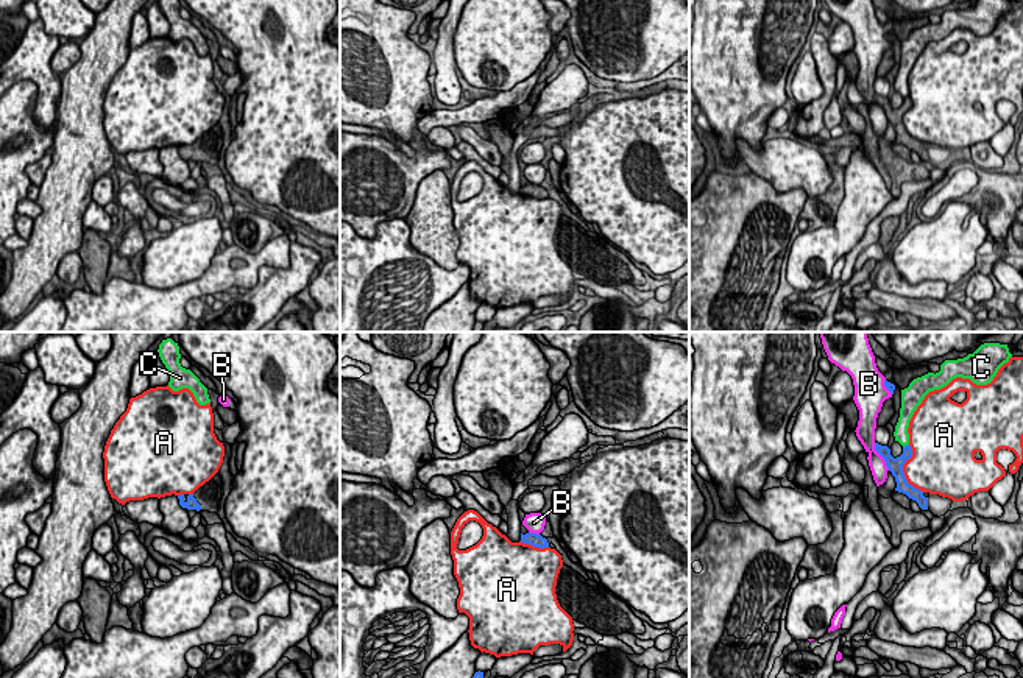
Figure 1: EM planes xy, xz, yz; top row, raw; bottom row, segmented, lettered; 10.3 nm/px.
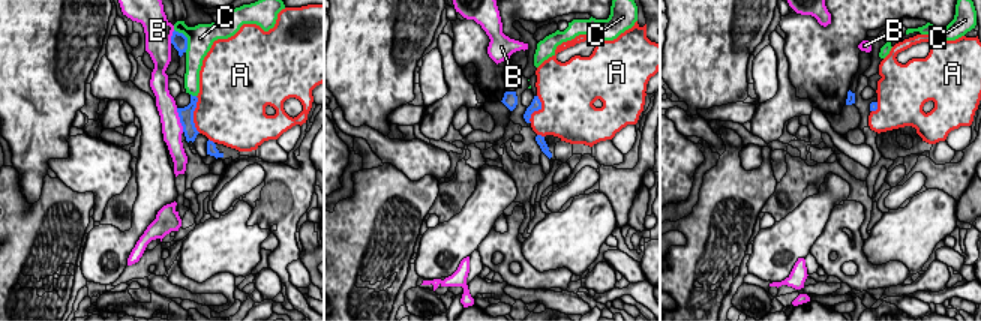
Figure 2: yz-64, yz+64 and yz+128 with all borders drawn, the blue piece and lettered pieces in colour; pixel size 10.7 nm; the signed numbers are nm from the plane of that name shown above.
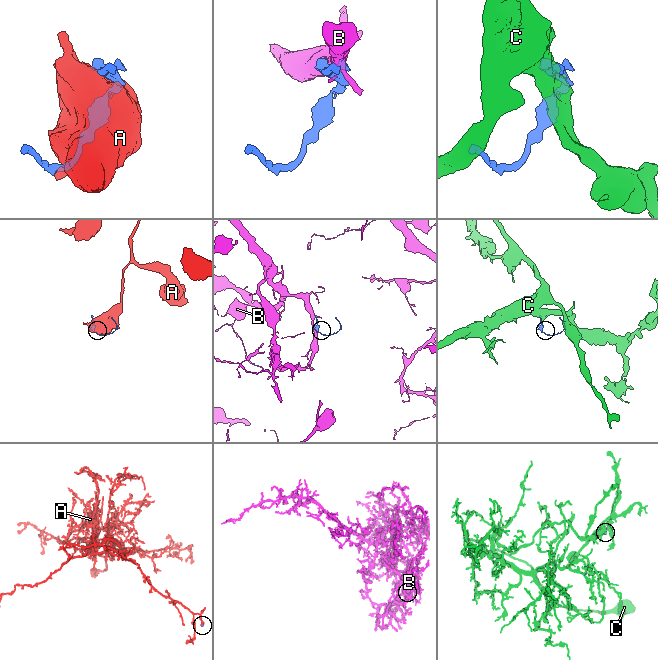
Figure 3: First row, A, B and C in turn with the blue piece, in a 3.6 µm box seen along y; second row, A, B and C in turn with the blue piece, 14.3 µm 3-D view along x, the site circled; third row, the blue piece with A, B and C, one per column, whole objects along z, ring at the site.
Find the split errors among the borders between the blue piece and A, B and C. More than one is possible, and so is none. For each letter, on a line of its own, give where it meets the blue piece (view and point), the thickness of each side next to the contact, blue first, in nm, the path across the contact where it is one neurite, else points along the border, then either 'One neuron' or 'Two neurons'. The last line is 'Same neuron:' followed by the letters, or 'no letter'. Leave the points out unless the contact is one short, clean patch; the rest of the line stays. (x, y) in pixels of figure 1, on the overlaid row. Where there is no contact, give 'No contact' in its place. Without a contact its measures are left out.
A: Touches blue at yz (902, 471). Thickness 160 nm (blue) against 400 nm. Two neurons
B: Touches blue at yz (881, 455). Thickness 160 nm (blue) against 170 nm. Two neurons
C: Touches blue at yz (905, 446). Thickness 160 nm (blue) against 140 nm. Two neurons
Same neuron: no letter

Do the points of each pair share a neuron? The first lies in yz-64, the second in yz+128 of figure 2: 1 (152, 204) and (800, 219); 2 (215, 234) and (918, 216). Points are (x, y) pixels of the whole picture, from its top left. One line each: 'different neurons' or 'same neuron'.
1: same neuron
2: same neuron

